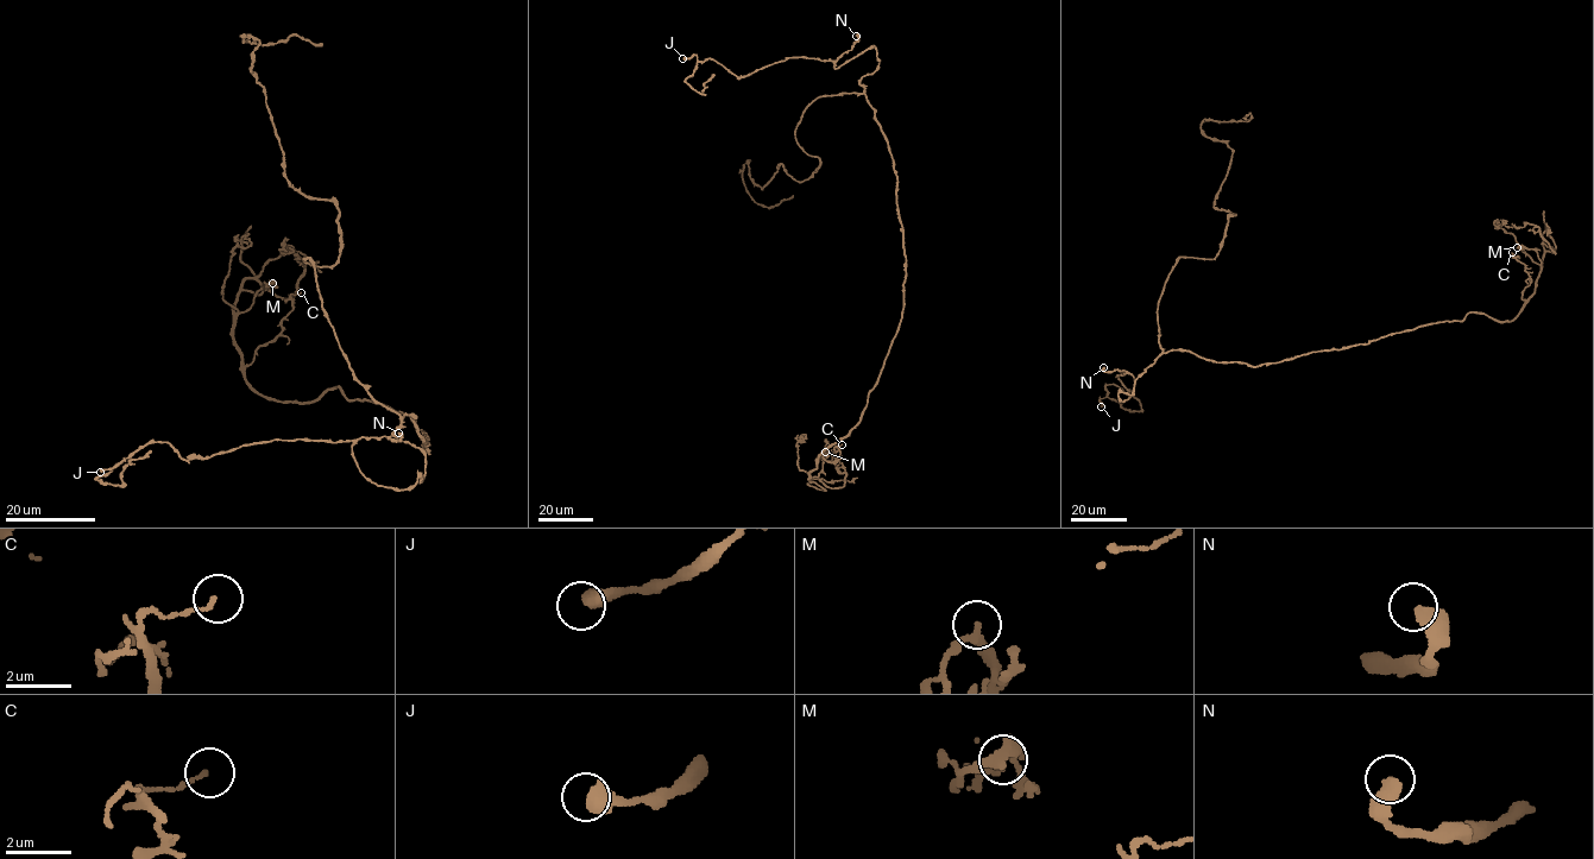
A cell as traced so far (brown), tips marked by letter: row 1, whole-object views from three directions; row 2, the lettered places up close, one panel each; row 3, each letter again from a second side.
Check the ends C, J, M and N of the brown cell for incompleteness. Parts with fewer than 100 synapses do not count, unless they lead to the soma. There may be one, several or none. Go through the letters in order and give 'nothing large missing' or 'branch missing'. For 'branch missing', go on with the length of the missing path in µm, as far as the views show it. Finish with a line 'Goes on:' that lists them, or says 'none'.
C: nothing large missing
J: nothing large missing
M: nothing large missing
N: nothing large missing
Goes on: none

